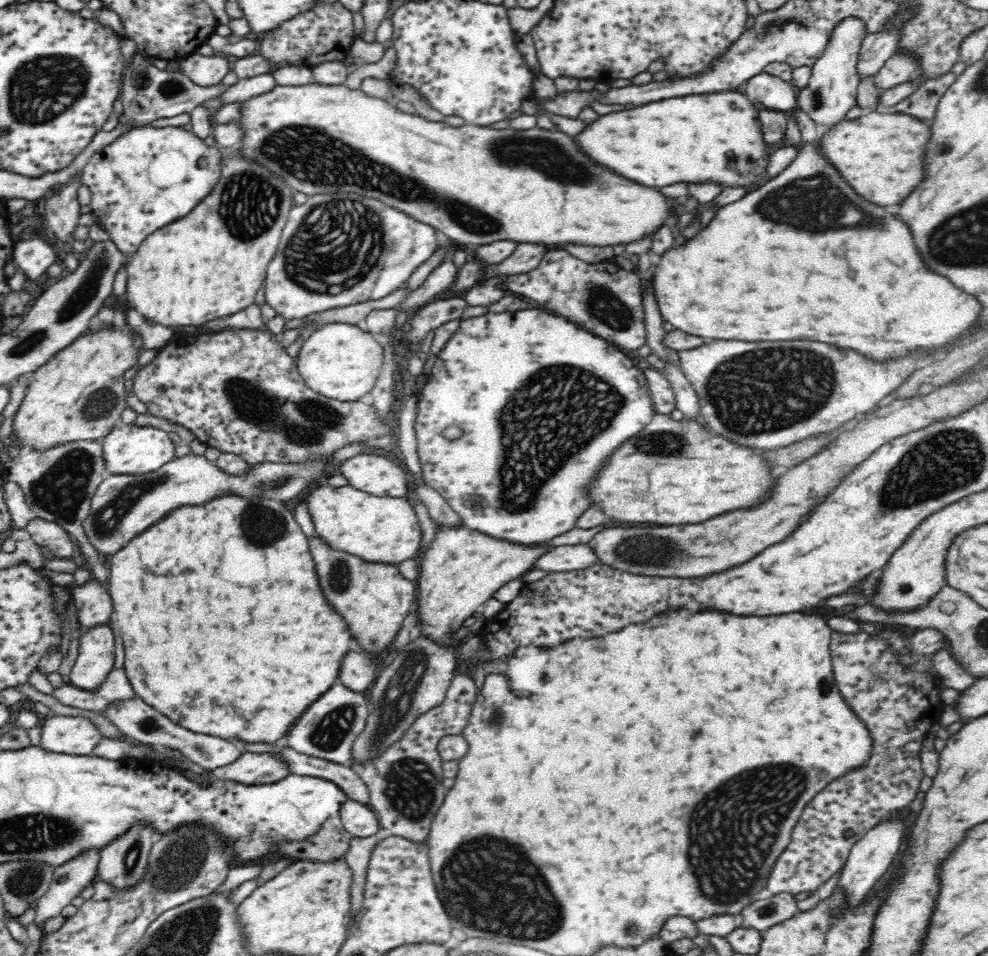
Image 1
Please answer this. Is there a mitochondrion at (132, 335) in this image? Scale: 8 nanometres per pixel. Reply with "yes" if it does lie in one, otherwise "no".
no

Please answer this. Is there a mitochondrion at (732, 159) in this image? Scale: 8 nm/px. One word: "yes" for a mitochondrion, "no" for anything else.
no

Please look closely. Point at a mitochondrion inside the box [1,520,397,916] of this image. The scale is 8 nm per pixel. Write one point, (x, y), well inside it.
(177, 866)

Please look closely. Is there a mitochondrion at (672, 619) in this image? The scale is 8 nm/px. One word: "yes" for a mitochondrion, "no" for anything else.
no

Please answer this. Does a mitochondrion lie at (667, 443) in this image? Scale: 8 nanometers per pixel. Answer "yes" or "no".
yes

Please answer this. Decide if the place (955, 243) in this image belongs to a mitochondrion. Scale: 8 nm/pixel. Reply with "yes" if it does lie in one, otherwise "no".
yes

